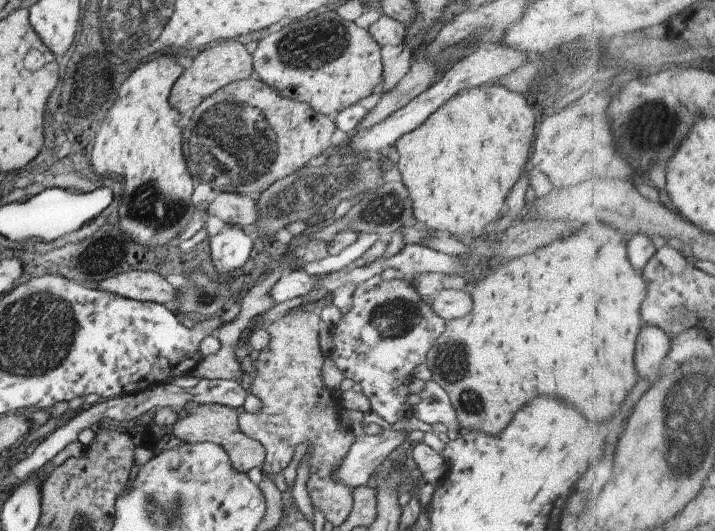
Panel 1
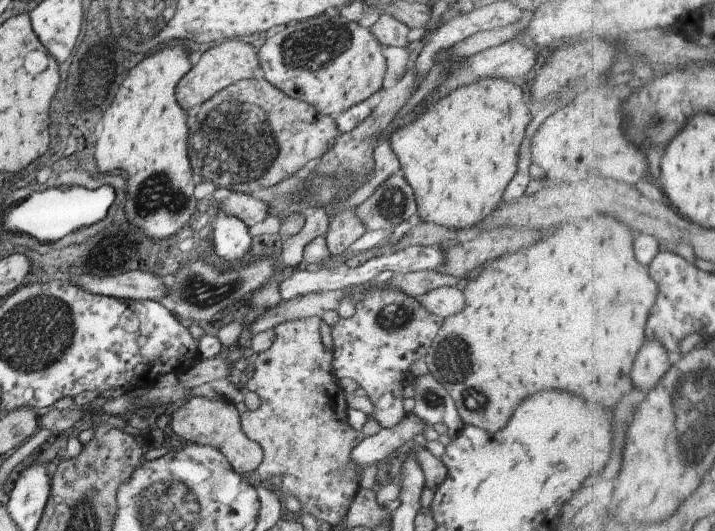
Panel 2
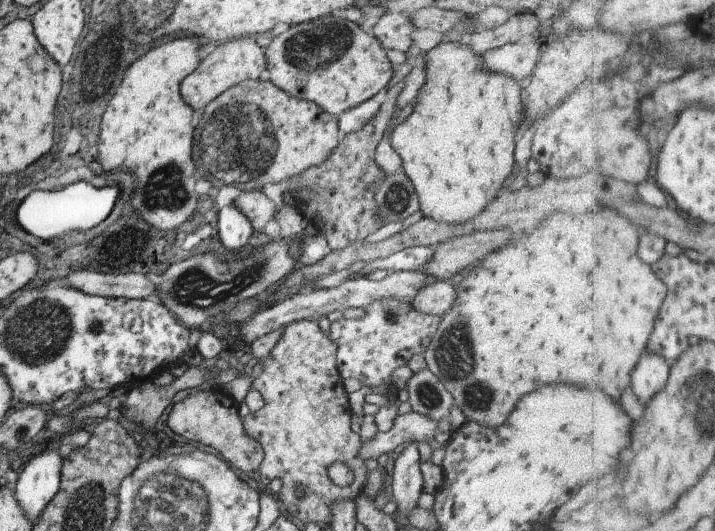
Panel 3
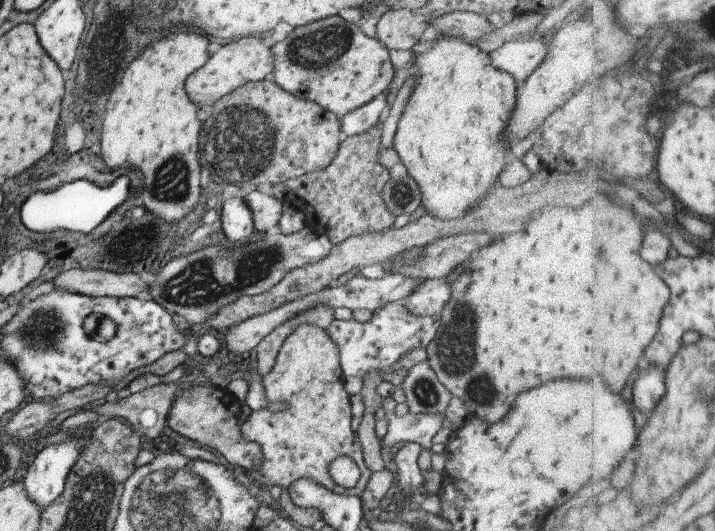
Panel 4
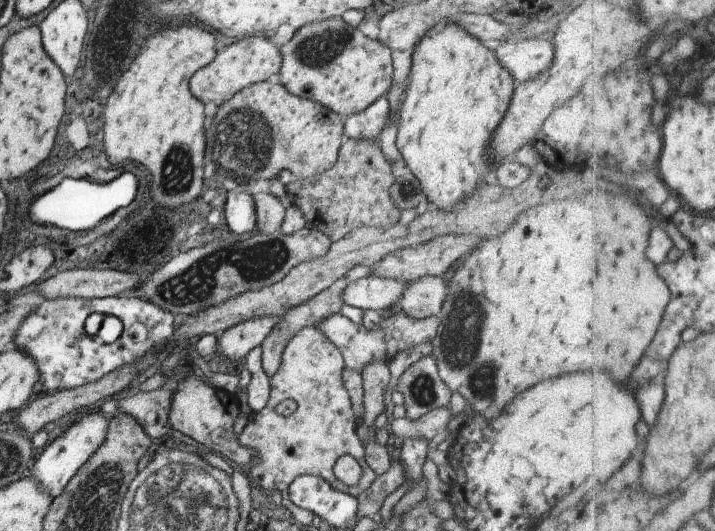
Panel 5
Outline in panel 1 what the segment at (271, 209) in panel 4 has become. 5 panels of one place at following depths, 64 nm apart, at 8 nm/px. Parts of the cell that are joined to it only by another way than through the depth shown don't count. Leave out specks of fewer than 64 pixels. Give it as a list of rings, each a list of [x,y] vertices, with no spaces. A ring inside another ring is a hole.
[[[242,193],[220,194],[209,204],[207,212],[210,216],[222,219],[226,224],[240,227],[255,224],[259,219],[257,202]]]

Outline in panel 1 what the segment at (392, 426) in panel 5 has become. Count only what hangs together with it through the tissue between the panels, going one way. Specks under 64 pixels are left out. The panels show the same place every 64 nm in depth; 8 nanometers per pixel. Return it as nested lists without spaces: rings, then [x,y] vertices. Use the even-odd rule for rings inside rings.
[[[360,422],[352,424],[350,429],[357,439],[350,447],[343,463],[332,476],[339,483],[355,488],[367,484],[386,456],[406,441],[407,433],[382,429],[380,434],[369,436],[364,434]]]

